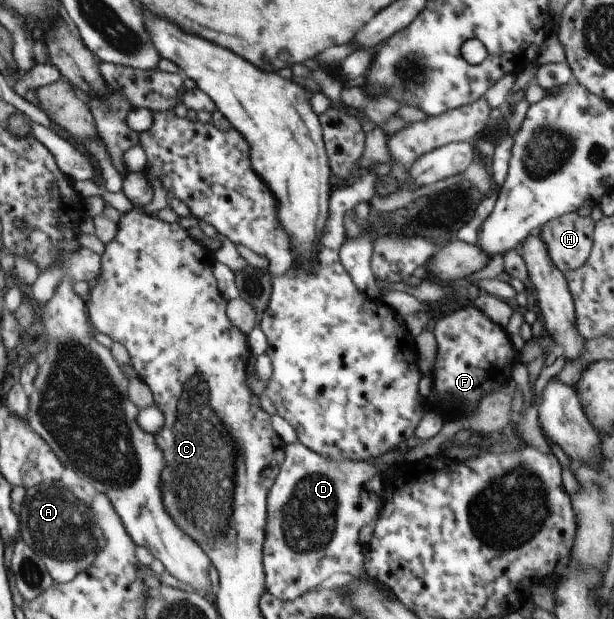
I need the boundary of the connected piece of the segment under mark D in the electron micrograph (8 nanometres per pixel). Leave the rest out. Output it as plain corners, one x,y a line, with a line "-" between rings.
286,443
285,462
269,489
270,534
264,551
265,590
284,602
293,601
332,574
362,578
358,530
380,512
380,496
364,492
364,482
387,467
406,464
396,450
364,461
322,458
304,443

